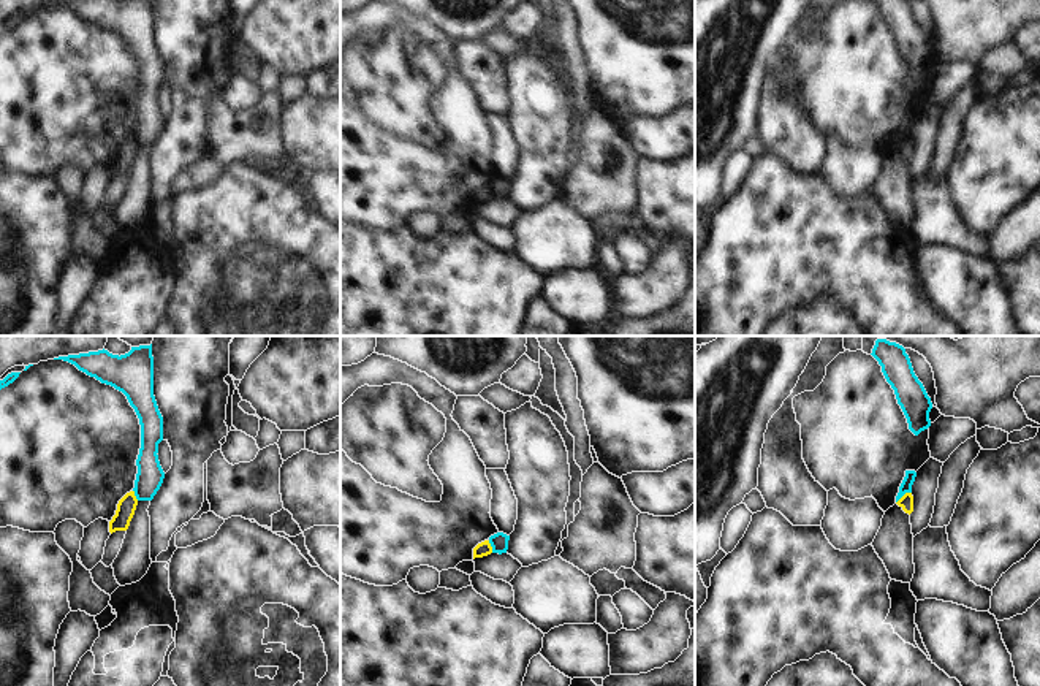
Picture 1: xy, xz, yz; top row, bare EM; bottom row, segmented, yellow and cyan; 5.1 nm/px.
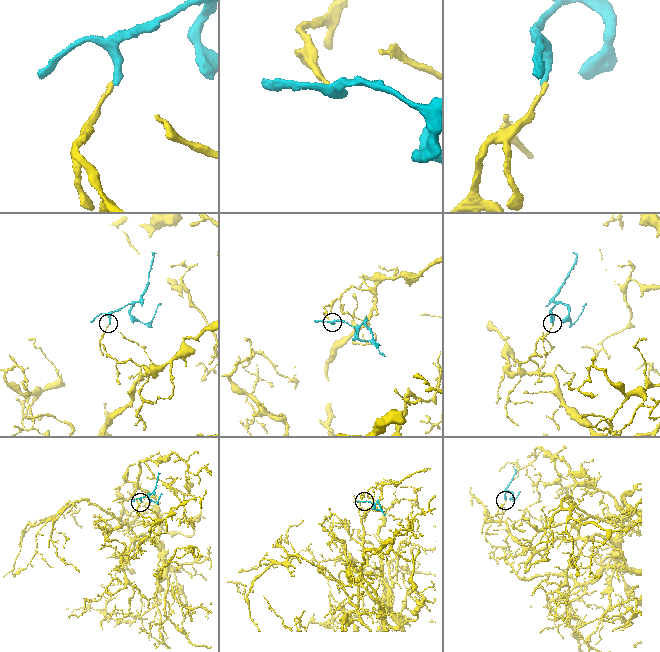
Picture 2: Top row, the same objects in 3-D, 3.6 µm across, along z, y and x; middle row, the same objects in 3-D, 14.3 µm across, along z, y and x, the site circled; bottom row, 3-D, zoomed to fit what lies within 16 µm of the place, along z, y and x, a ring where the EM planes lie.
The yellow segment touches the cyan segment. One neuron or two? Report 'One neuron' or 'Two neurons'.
Two neurons

